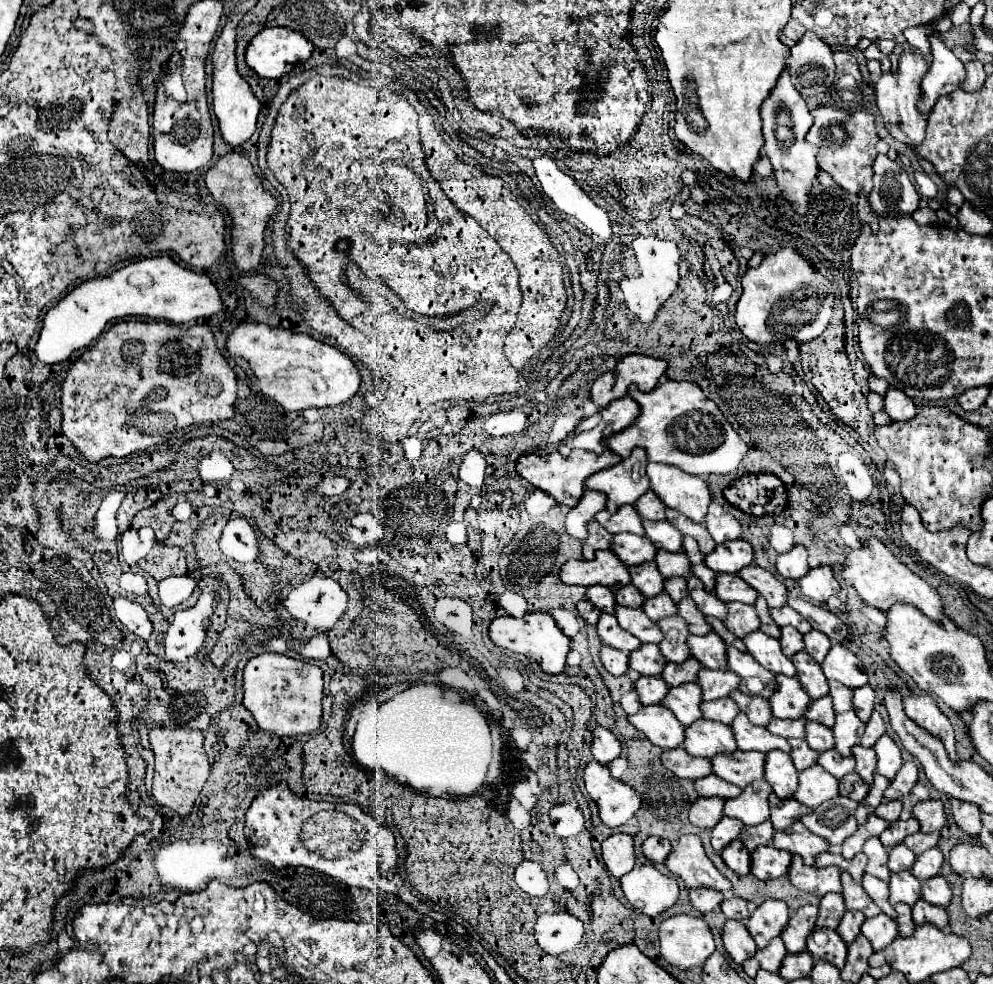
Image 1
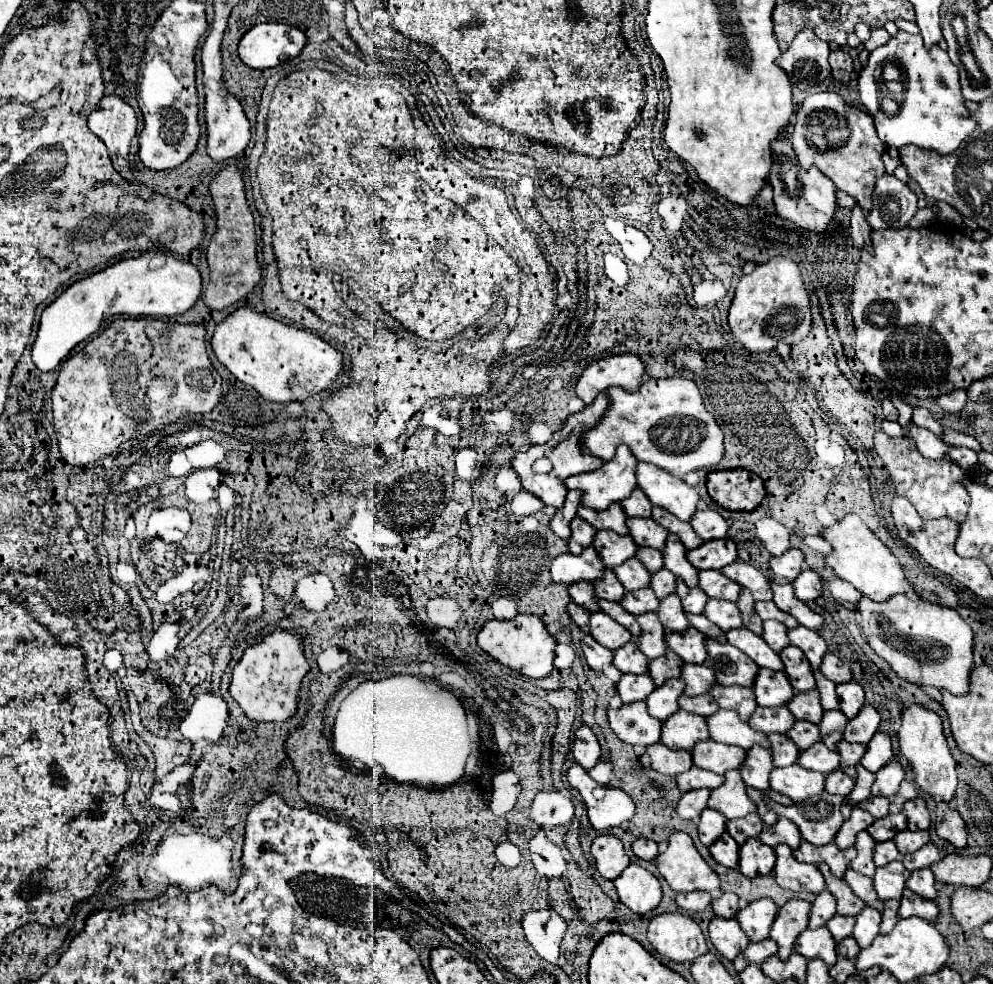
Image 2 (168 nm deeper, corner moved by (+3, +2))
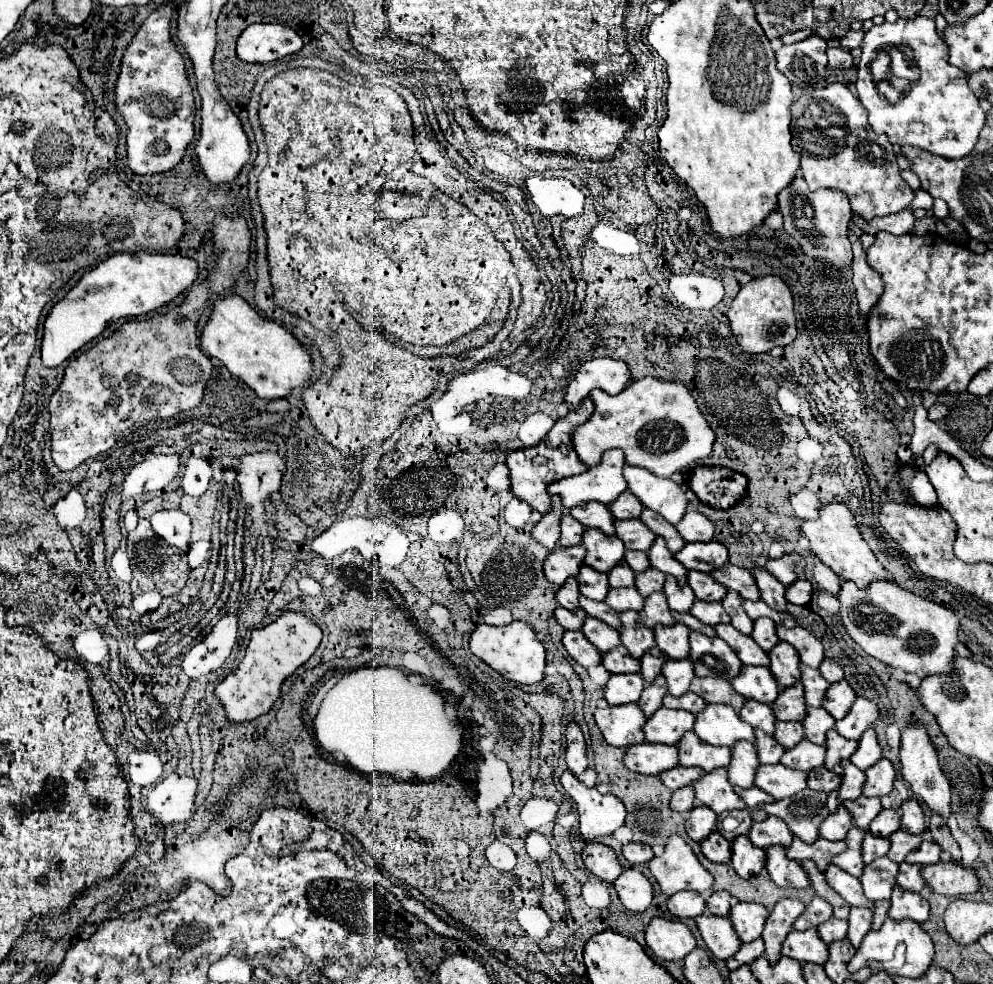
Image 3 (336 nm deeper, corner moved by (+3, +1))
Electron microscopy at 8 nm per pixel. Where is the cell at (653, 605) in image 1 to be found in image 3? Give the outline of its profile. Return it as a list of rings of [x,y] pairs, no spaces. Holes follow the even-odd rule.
[[[610,588],[606,600],[612,610],[624,612],[624,610],[640,610],[644,606],[644,598],[636,592],[636,588]]]

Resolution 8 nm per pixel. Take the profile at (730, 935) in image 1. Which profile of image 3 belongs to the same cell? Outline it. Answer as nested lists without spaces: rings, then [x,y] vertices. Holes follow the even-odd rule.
[[[702,914],[694,920],[696,920],[696,926],[698,926],[702,940],[706,942],[708,950],[716,958],[728,960],[732,954],[738,952],[742,942],[736,936],[732,922],[728,918],[720,918],[720,916],[714,916],[714,914]]]

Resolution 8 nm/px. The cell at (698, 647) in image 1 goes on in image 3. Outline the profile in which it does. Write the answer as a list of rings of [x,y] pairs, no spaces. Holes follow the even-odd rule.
[[[658,624],[654,630],[654,640],[656,646],[666,656],[670,656],[672,660],[682,660],[688,658],[688,634],[690,628],[684,628],[684,624],[674,624],[674,626]]]

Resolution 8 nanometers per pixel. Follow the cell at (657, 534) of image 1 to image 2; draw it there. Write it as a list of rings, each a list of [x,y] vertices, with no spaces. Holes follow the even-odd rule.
[[[628,519],[626,521],[632,539],[636,541],[636,545],[640,547],[652,547],[652,549],[660,549],[666,543],[668,531],[664,527],[660,527],[654,519]]]

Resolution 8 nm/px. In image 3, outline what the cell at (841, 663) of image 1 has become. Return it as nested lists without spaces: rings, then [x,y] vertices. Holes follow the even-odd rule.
[[[824,658],[818,670],[820,670],[820,674],[822,674],[830,684],[844,678],[844,670],[842,670],[840,664],[838,664],[836,660],[832,660],[832,658]]]

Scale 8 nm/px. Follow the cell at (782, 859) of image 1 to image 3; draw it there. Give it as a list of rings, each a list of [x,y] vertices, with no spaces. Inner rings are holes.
[[[736,836],[732,840],[732,866],[738,876],[752,878],[764,868],[764,850],[756,848],[746,836]]]

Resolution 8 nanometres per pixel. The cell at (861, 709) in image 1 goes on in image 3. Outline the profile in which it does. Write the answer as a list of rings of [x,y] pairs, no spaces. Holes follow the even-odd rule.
[[[840,680],[840,682],[830,684],[830,688],[826,690],[824,700],[822,700],[822,708],[830,716],[834,716],[836,720],[840,720],[840,718],[846,716],[846,712],[852,706],[854,700],[856,700],[856,694],[850,688],[850,684],[846,680]]]

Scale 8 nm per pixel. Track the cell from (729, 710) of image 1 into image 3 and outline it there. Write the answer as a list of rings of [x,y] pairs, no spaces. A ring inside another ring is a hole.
[[[686,692],[684,696],[678,696],[678,698],[666,694],[666,696],[662,698],[662,706],[664,706],[664,708],[676,708],[676,710],[686,710],[686,712],[698,714],[698,712],[706,706],[706,702],[700,700],[700,696],[696,696],[696,694],[692,694],[692,692]]]

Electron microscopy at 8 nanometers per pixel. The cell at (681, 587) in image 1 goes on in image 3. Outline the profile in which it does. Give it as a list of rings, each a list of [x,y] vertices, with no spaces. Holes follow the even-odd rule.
[[[648,568],[648,570],[640,572],[640,574],[636,574],[636,590],[642,596],[650,596],[652,592],[662,590],[664,580],[666,580],[666,576],[662,572],[656,572],[654,568]]]

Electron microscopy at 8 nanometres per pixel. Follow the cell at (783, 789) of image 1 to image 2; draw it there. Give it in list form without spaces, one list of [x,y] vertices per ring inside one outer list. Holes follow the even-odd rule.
[[[752,747],[748,749],[748,761],[744,761],[744,767],[740,767],[740,773],[748,787],[766,791],[770,789],[772,769],[774,769],[772,751],[764,747]]]

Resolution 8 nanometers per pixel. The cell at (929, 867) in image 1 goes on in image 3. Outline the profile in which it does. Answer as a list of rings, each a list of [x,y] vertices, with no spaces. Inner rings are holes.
[[[922,842],[918,848],[916,848],[916,852],[910,852],[908,856],[906,856],[906,862],[910,862],[910,864],[922,864],[922,866],[926,866],[926,864],[936,864],[938,860],[940,860],[940,852],[942,852],[942,848],[936,844],[936,842]]]

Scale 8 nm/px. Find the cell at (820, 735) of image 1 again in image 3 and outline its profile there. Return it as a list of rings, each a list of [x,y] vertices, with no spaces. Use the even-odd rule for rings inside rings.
[[[776,722],[774,738],[784,748],[792,748],[792,744],[798,744],[804,738],[800,722]]]

